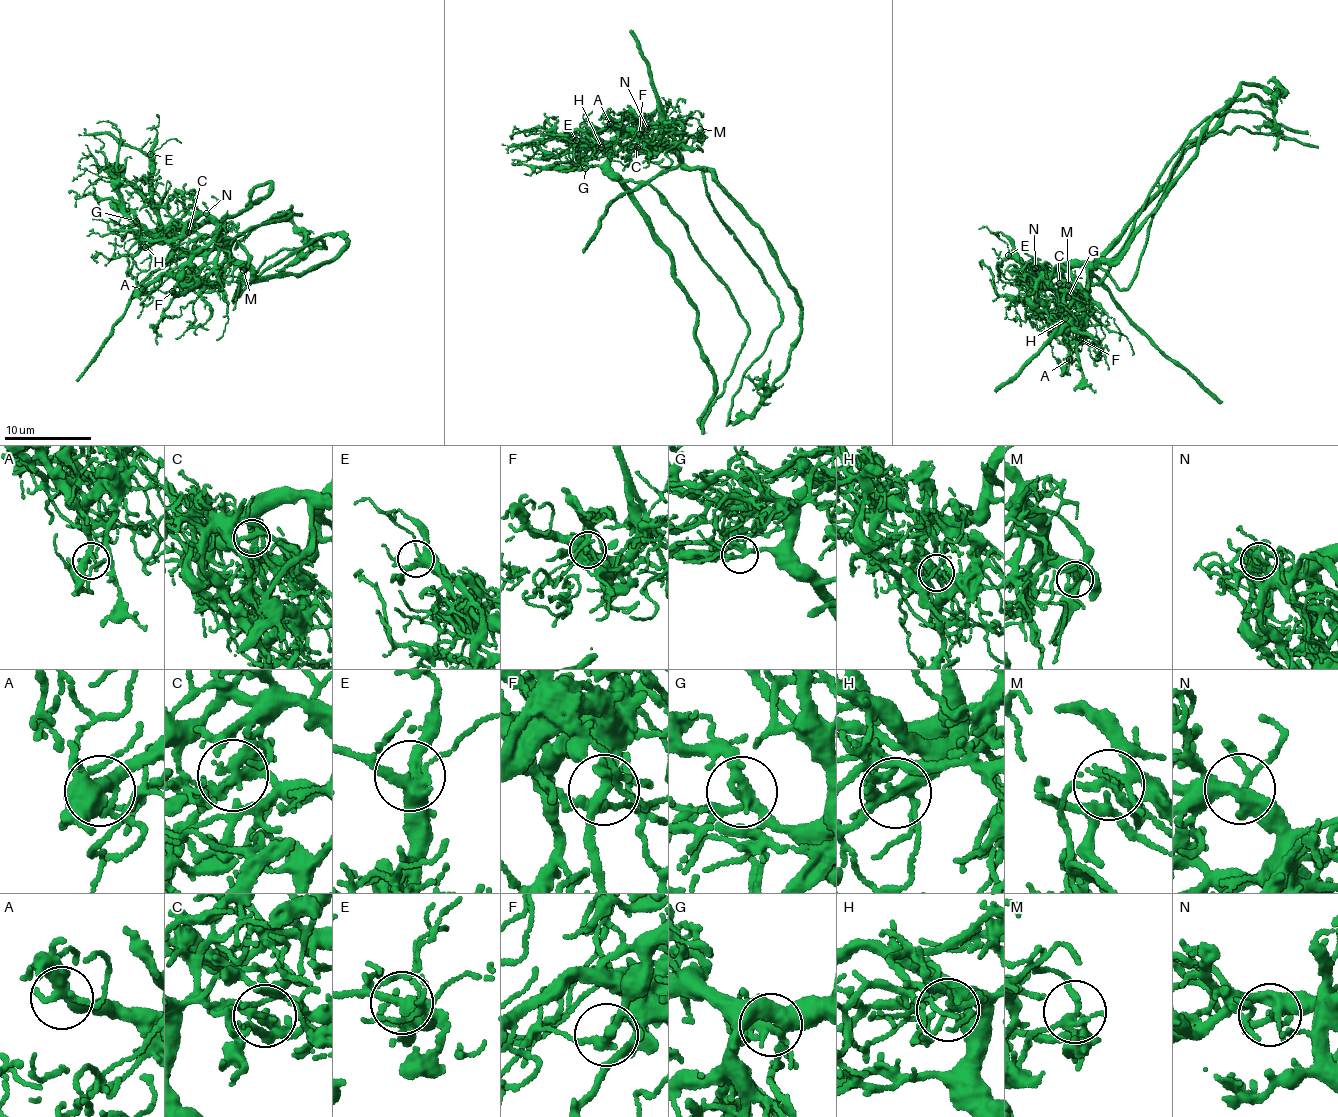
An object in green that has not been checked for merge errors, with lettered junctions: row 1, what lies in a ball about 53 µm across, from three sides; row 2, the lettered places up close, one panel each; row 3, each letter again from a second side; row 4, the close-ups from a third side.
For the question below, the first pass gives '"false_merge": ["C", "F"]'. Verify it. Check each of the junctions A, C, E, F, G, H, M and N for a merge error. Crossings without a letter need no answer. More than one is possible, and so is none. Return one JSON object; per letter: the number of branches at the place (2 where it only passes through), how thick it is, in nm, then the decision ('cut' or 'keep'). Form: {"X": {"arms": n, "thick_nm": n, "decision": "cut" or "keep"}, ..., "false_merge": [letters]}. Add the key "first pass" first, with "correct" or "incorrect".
{"first pass": "correct", "A": {"arms": 6, "thick_nm": 320, "decision": "keep"}, "C": {"arms": 5, "thick_nm": 280, "decision": "cut"}, "E": {"arms": 4, "thick_nm": 360, "decision": "keep"}, "F": {"arms": 5, "thick_nm": 220, "decision": "cut"}, "G": {"arms": 5, "thick_nm": 240, "decision": "keep"}, "H": {"arms": 7, "thick_nm": 240, "decision": "keep"}, "M": {"arms": 4, "thick_nm": 170, "decision": "keep"}, "N": {"arms": 5, "thick_nm": 320, "decision": "keep"}, "false_merge": ["C", "F"]}

